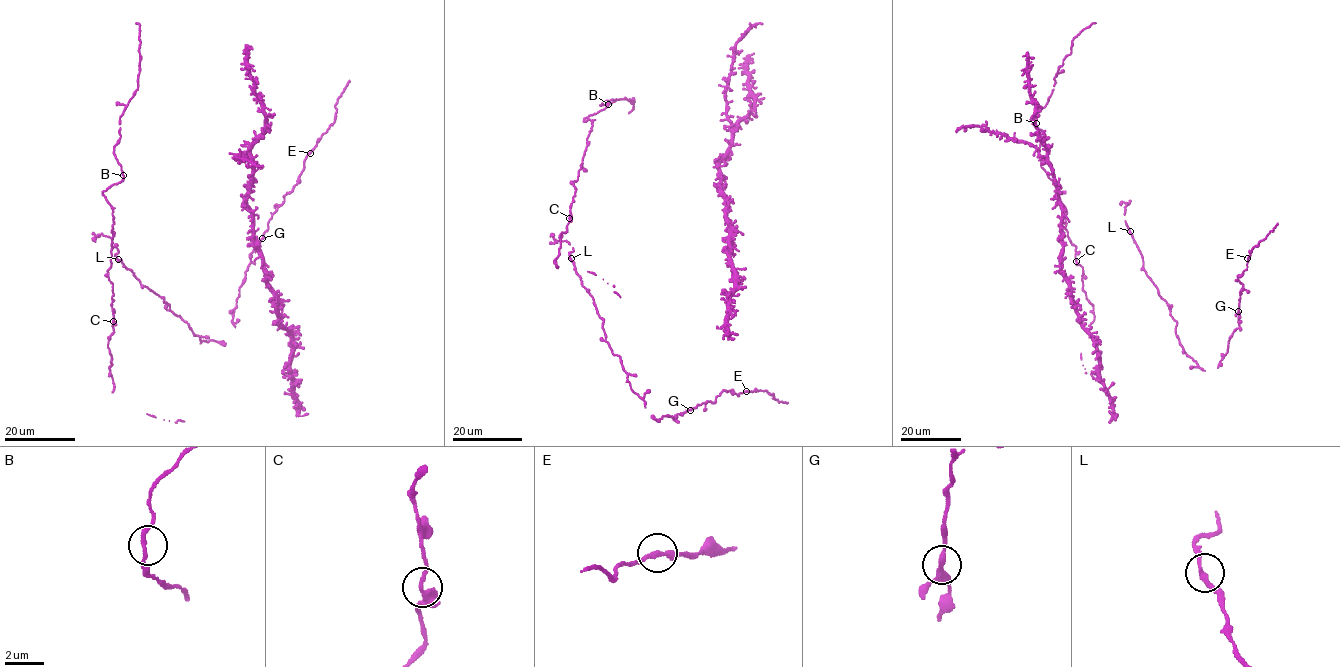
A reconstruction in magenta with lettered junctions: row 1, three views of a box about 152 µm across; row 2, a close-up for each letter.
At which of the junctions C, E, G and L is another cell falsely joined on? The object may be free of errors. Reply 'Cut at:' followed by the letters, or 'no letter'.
Cut at: no letter

